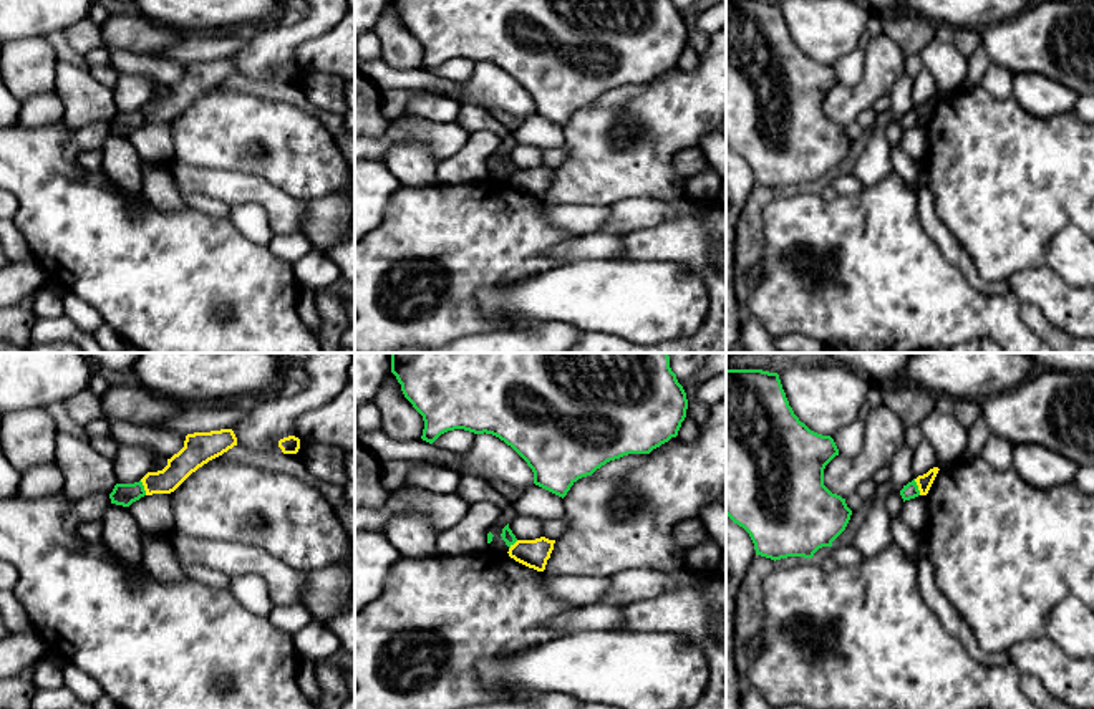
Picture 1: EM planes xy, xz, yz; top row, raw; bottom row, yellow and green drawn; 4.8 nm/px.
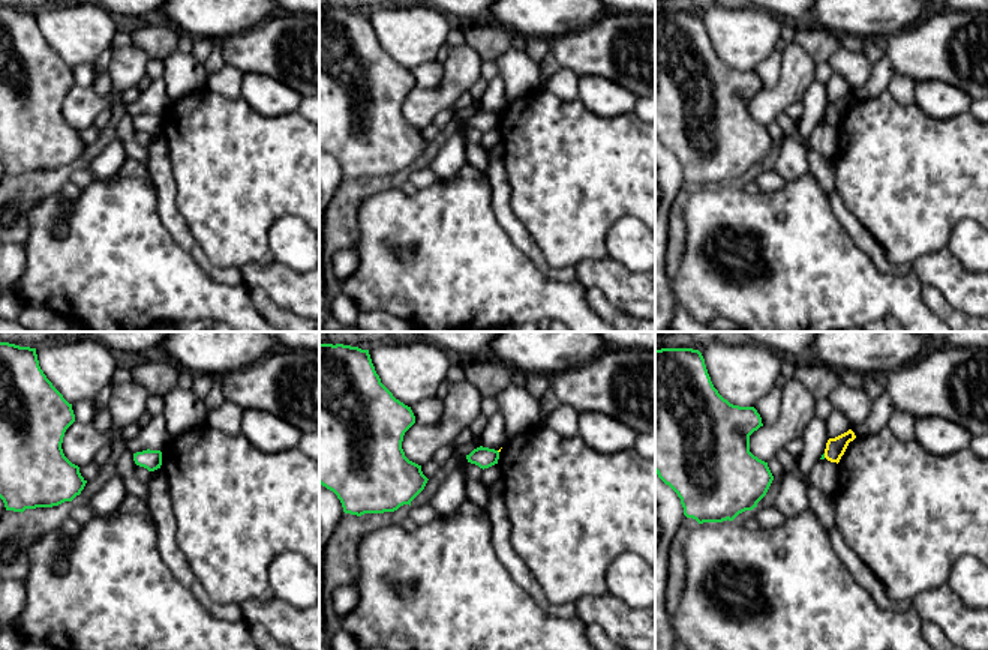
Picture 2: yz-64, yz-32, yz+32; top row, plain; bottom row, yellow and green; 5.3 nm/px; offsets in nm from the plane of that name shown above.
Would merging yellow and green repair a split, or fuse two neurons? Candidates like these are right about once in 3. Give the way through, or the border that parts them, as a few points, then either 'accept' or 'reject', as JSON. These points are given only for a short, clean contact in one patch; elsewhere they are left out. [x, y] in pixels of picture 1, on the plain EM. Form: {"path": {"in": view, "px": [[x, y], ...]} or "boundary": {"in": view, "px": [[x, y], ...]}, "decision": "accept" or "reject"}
{"boundary": {"in": "yz", "px": [[914, 108], [920, 123]]}, "decision": "reject"}

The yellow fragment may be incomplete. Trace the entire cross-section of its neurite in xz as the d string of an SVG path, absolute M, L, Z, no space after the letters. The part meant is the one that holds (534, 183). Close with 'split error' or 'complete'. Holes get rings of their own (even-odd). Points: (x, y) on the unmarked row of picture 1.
M545 166L535 169L517 169L514 174L511 174L507 182L516 191L537 200L544 200L554 179L554 172L555 169L549 169Z; complete

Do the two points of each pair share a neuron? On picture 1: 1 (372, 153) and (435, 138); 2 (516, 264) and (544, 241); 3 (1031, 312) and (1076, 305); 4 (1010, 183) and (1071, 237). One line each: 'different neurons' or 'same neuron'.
1: same neuron
2: same neuron
3: different neurons
4: different neurons

